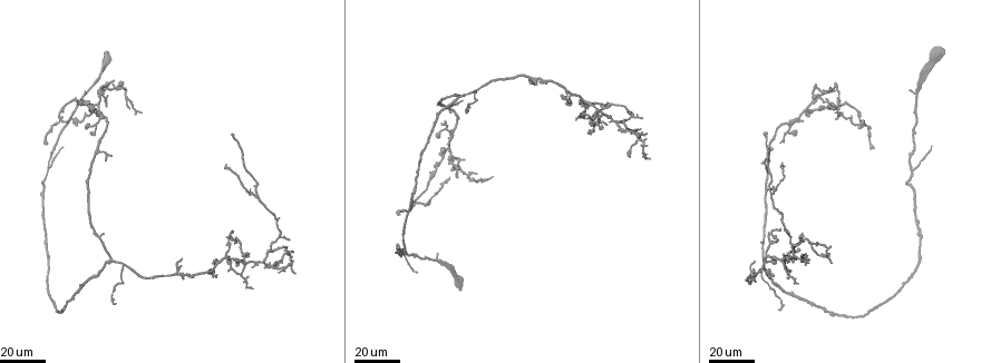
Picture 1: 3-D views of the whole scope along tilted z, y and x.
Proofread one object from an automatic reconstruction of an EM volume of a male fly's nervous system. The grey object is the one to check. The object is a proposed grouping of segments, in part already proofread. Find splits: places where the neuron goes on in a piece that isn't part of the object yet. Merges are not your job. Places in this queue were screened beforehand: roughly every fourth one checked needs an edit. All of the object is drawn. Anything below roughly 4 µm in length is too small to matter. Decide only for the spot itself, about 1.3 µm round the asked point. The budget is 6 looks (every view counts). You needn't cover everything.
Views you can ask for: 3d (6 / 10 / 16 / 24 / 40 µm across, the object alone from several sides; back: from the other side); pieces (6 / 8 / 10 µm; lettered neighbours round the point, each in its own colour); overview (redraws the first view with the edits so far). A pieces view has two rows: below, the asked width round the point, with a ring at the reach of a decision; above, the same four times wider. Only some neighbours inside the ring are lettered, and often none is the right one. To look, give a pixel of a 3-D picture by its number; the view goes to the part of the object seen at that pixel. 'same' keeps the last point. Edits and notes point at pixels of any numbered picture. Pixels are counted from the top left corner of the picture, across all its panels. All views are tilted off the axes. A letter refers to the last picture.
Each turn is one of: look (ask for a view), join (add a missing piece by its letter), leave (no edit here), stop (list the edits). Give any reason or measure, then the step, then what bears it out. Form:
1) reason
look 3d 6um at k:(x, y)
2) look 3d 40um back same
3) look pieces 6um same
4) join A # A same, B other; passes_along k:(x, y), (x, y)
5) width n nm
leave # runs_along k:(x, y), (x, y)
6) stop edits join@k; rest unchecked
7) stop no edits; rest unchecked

free end
look 3d 24um at 1:(778, 311)

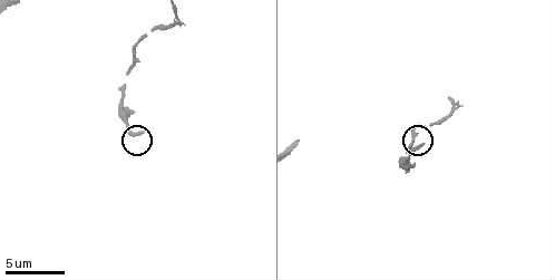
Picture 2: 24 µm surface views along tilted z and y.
what lies round it
look pieces 10um at 2:(141, 132)

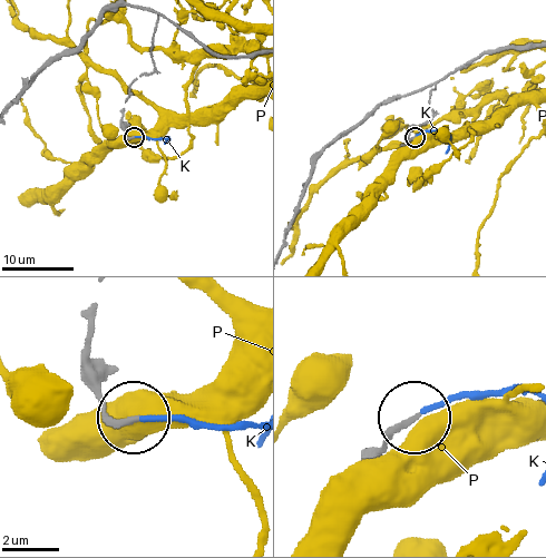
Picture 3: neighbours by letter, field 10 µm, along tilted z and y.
join K # K same, P other; passes_along 3:(90, 372), (95, 399), (113, 417), (250, 423); the neuron continues

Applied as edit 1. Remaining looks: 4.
look overview

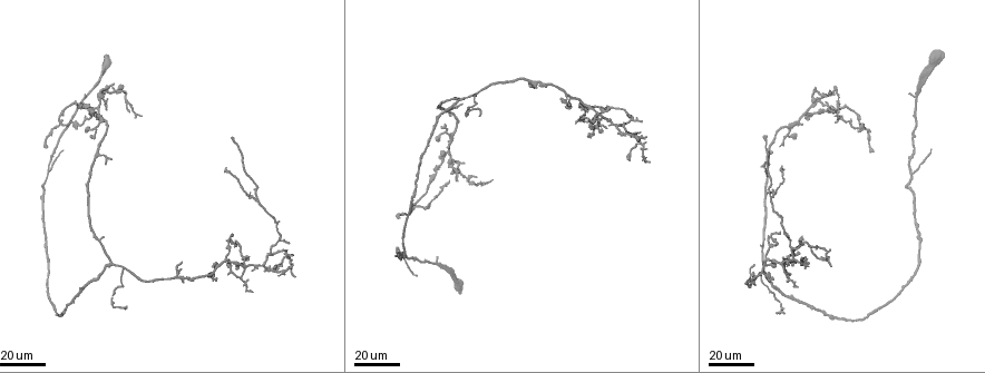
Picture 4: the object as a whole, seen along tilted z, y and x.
end of a long branch
look 3d 40um at 4:(479, 116)

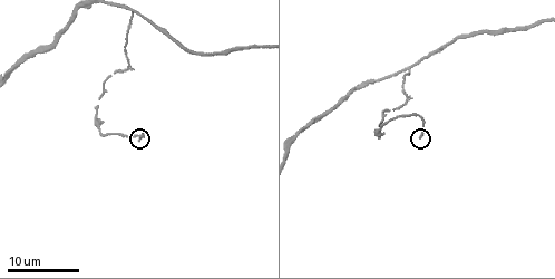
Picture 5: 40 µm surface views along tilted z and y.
look pieces 10um at 5:(138, 139)

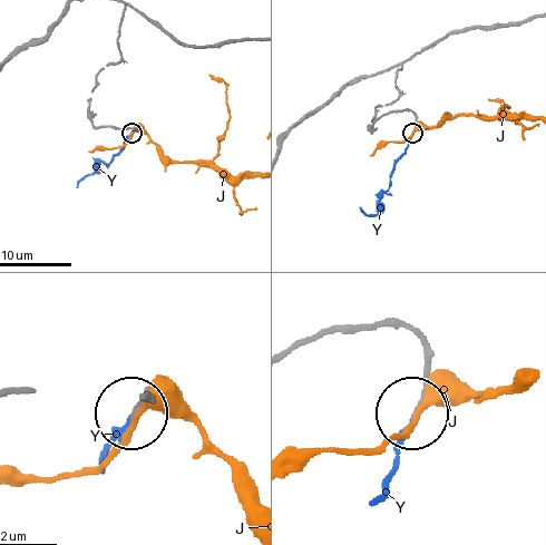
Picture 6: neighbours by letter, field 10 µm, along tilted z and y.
width 180 nm
join Y # J other, Y same; passes_along 6:(413, 114), (415, 129), (379, 212), (369, 214), (361, 207); the neuron continues

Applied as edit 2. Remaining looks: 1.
stop edits join@3, join@6; rest unchecked

